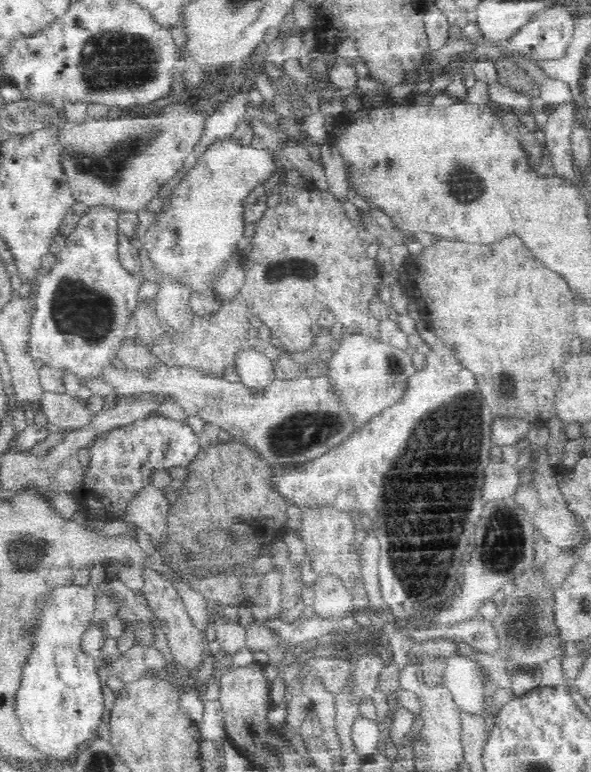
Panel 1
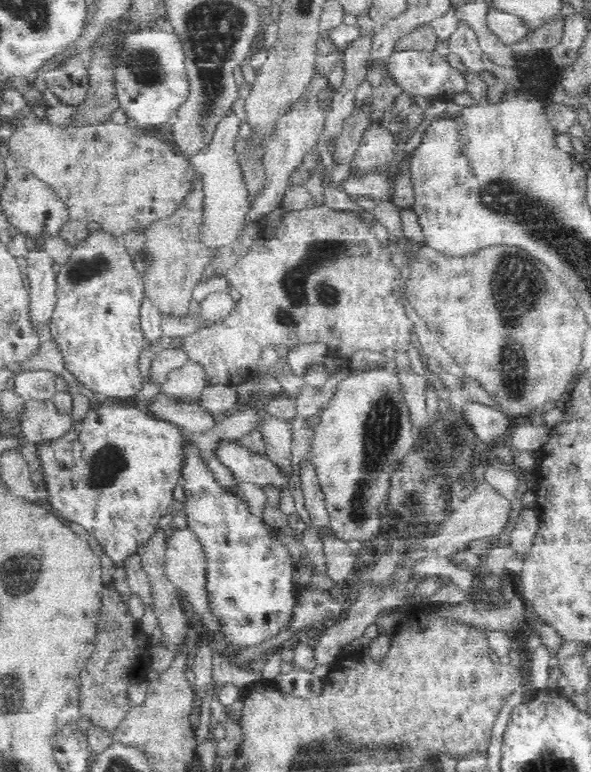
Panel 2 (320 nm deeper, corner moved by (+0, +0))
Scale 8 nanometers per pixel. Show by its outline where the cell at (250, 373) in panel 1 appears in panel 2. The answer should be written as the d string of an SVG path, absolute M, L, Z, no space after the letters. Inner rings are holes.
M266 414L260 428L264 445L266 445L266 456L273 462L284 467L284 471L292 476L290 464L290 444L292 444L292 424L278 420L272 414Z

